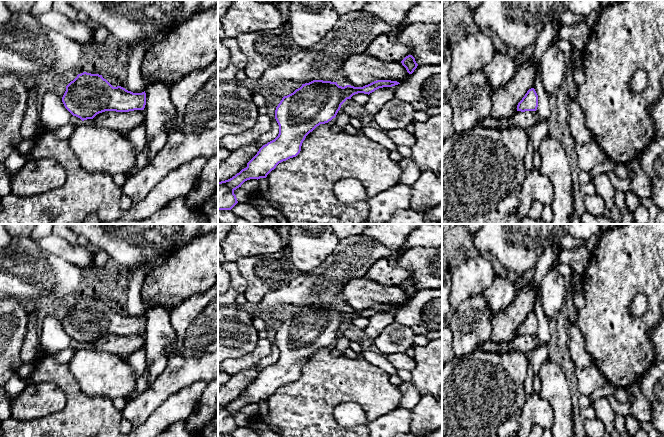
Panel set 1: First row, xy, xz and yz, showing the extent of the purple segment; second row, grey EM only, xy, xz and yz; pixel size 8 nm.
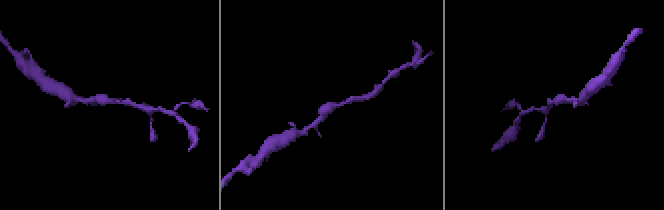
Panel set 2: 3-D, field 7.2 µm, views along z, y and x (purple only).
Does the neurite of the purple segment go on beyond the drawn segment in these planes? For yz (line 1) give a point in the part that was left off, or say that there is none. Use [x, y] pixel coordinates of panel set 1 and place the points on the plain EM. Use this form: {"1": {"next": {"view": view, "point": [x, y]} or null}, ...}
{"1": {"next": null}}

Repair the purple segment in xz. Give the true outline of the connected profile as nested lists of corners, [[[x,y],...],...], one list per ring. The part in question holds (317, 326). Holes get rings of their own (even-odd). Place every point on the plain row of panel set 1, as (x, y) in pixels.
[[[313,304],[284,320],[275,334],[278,360],[263,369],[246,392],[230,403],[218,406],[218,434],[231,434],[238,427],[234,415],[245,405],[266,402],[279,387],[296,381],[306,360],[320,348],[335,342],[347,323],[358,317],[369,319],[379,312],[398,308],[397,305],[377,304],[363,311],[342,311],[337,306]]]

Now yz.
[[[534,312],[527,315],[525,320],[517,329],[517,335],[536,335],[538,331],[538,319]]]

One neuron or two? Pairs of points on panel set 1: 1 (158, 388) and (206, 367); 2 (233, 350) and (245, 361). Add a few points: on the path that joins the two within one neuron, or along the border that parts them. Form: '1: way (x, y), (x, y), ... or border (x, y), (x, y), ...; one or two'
1: way (170, 381), (180, 372), (194, 369); one
2: border (258, 341), (250, 352), (228, 360); two

